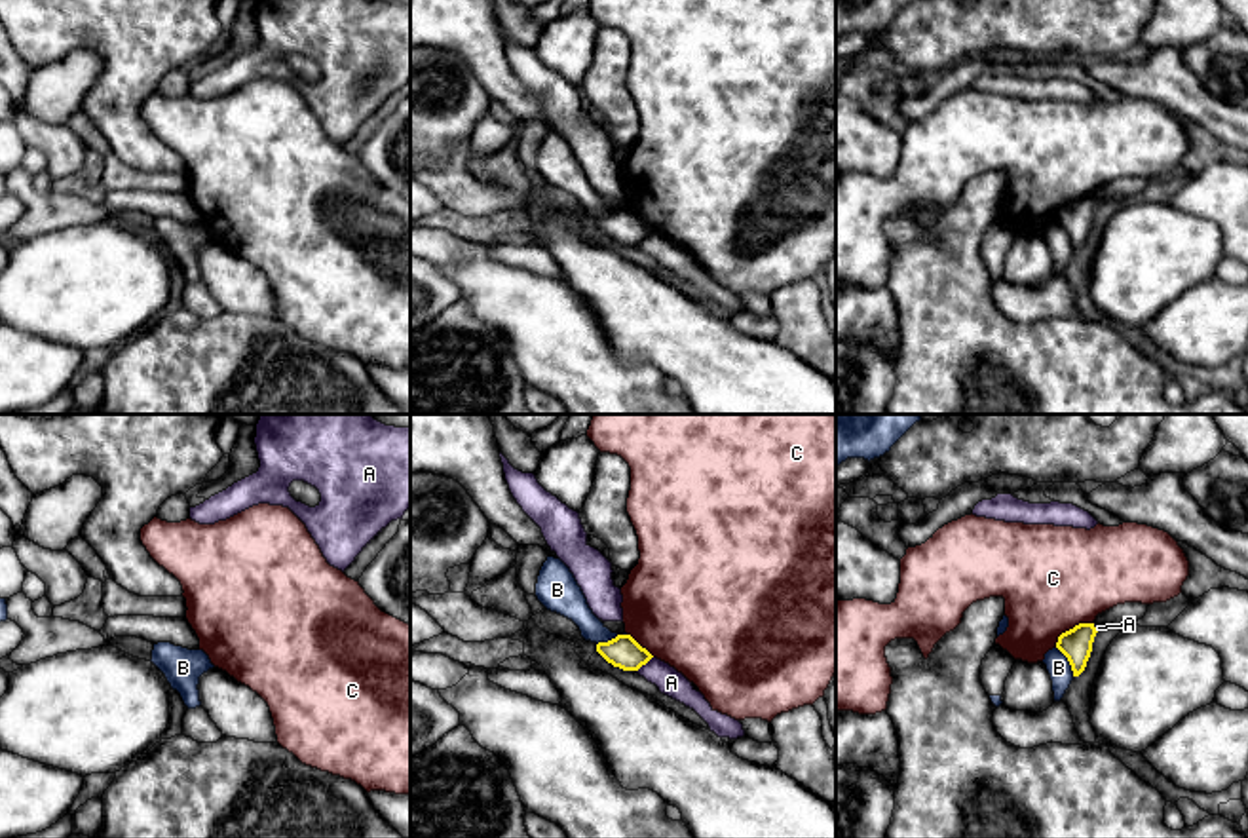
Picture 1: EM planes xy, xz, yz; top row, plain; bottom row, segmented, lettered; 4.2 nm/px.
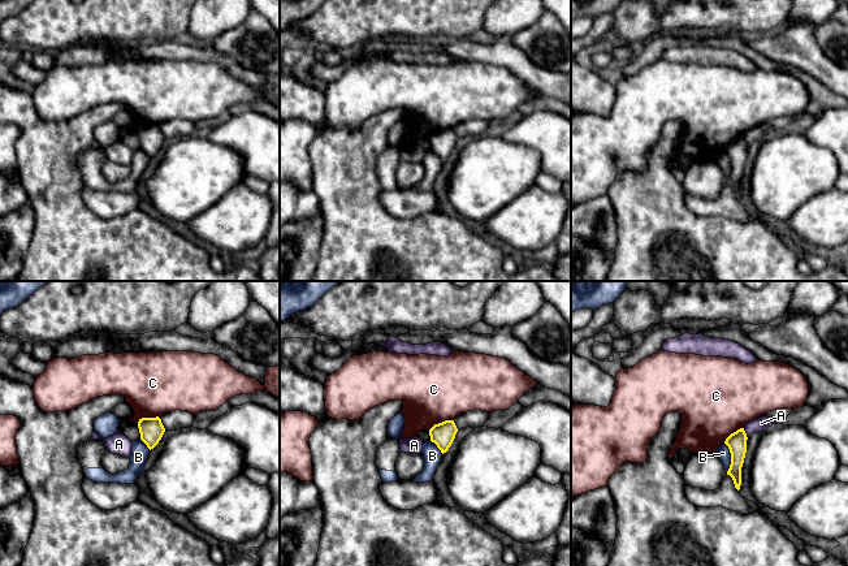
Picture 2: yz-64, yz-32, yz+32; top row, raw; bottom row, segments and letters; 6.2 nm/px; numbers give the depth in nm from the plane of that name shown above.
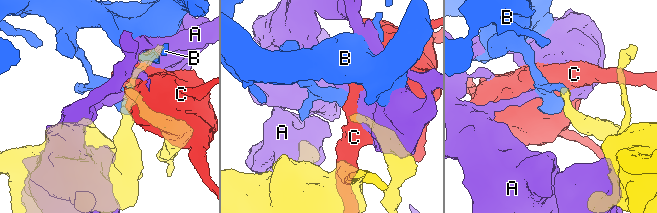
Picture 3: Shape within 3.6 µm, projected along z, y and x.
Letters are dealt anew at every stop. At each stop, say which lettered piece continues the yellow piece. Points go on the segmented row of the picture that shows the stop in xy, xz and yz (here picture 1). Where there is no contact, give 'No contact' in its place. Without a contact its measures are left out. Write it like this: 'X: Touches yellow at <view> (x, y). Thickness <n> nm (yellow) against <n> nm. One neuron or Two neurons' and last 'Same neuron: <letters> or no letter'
A: Touches yellow at xz (644, 664). Thickness 140 nm (yellow) against 120 nm. Two neurons
B: Touches yellow at yz (1068, 660). Thickness 140 nm (yellow) against 100 nm. Two neurons
C: Touches yellow at yz (1070, 629). Thickness 140 nm (yellow) against 440 nm. Two neurons
Same neuron: no letter

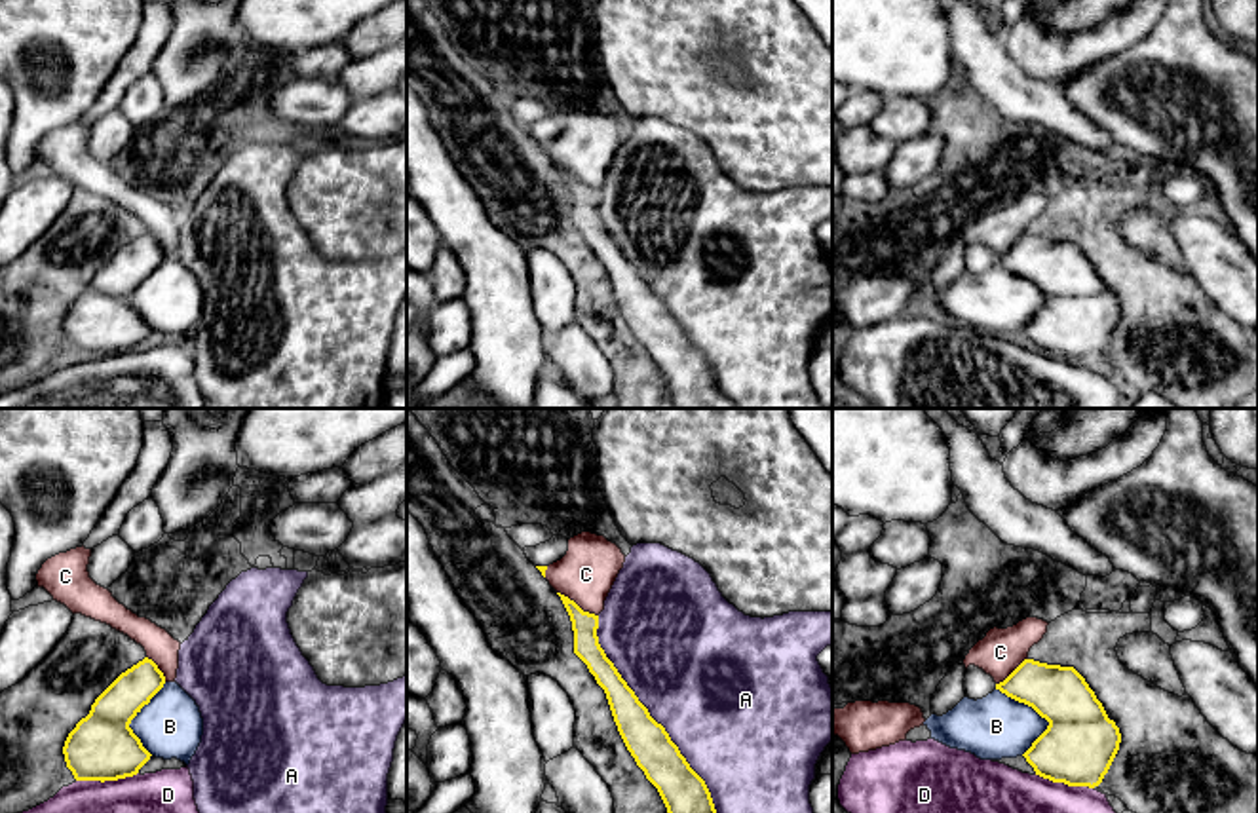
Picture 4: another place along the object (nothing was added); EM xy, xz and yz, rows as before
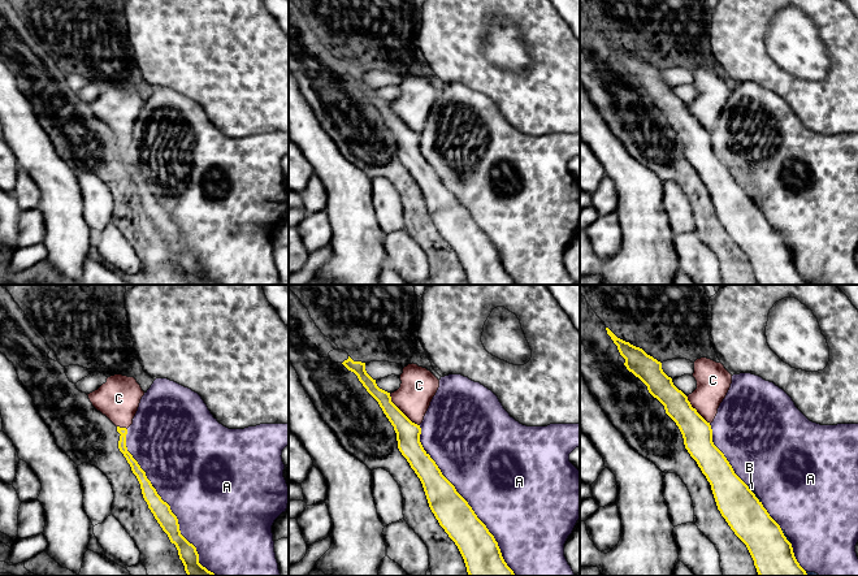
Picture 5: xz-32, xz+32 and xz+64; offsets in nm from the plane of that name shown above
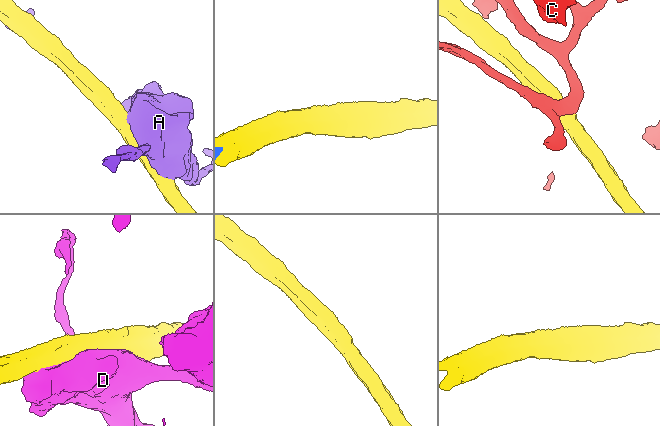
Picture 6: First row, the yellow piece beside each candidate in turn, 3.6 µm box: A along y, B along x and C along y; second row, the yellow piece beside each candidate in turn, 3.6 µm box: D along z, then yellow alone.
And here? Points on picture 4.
A: Touches yellow at xz (648, 715). Thickness 180 nm (yellow) against 480 nm. Two neurons
B: Touches yellow at yz (1038, 713). Thickness 320 nm (yellow) against 280 nm. Two neurons
C: Touches yellow at xz (576, 605). Thickness 110 nm (yellow) against 240 nm. One neuron
D: Touches yellow at xy (107, 779). Thickness 280 nm (yellow) against 180 nm. Two neurons
Same neuron: C

